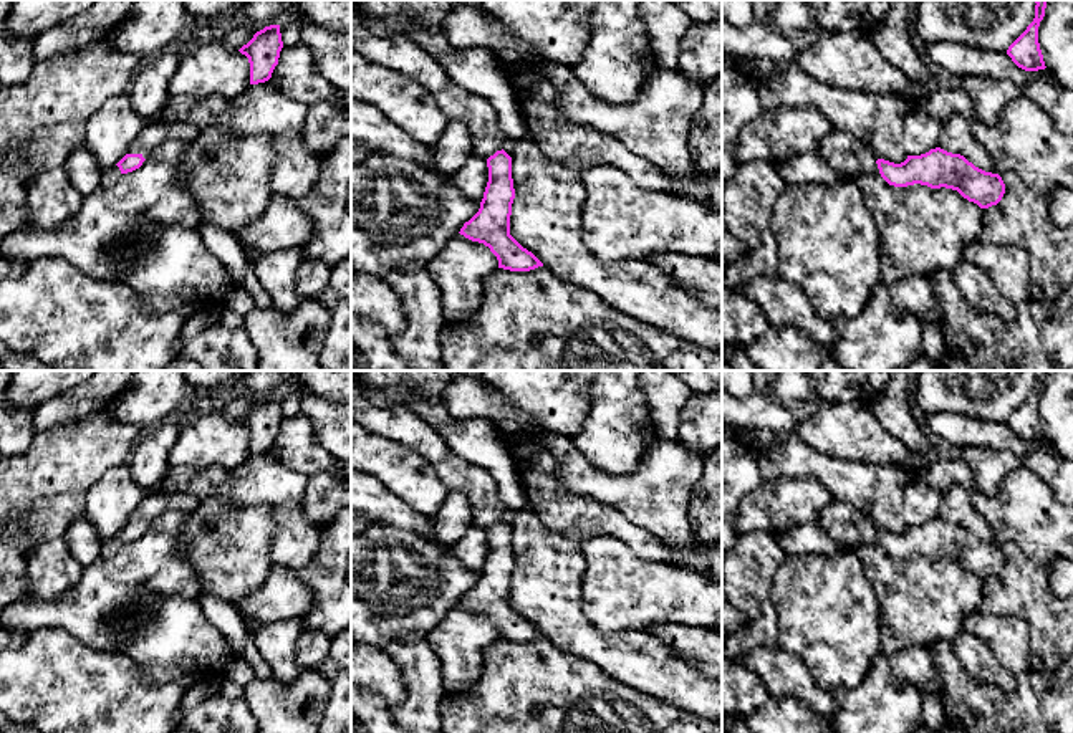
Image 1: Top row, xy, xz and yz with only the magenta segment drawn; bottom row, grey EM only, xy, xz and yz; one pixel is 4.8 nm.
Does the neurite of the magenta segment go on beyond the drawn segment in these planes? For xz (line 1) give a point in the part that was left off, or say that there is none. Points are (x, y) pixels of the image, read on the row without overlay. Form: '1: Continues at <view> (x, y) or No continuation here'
1: Continues at xz (399, 424)

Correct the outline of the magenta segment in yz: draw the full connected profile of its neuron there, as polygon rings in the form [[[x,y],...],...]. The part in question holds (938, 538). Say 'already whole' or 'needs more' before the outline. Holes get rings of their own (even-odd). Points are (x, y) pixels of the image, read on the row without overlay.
needs more | [[[833,500],[826,506],[818,525],[831,541],[844,551],[856,551],[861,544],[879,544],[889,556],[907,558],[914,554],[931,559],[957,561],[969,573],[980,579],[997,576],[1005,554],[998,544],[975,538],[960,525],[941,518],[921,526],[907,526],[901,534],[878,529],[874,521],[846,501]]]

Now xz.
needs more | [[[351,382],[351,424],[392,438],[421,453],[449,491],[467,495],[474,525],[484,528],[488,553],[479,582],[464,594],[460,606],[484,614],[498,630],[498,639],[530,642],[543,634],[510,606],[515,569],[512,528],[503,521],[508,506],[502,501],[493,477],[457,457],[442,435],[406,407],[378,407]]]

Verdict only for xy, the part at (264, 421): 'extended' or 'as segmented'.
as segmented

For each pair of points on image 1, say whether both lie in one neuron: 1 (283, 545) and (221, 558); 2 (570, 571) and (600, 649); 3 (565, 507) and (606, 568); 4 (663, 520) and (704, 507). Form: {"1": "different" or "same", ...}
{"1": "different", "2": "same", "3": "different", "4": "different"}

